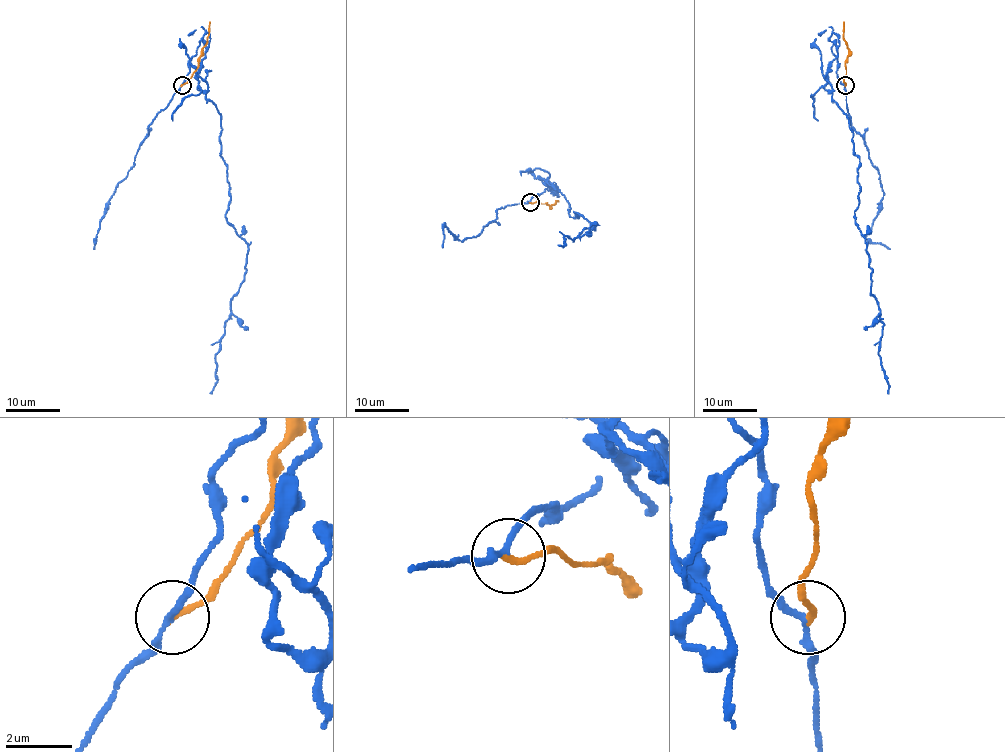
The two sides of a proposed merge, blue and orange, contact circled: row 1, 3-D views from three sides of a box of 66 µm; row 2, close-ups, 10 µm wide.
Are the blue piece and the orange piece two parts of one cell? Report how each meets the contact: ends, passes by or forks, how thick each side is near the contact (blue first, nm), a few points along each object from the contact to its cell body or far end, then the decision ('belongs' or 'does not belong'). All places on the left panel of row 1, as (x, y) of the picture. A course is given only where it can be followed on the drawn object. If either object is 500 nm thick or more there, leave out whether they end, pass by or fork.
blue passes by; orange ends there; 150 nm thick on the blue side, 200 nm on the other; blue runs (181, 85), (202, 41), (198, 84), (220, 116), (226, 221), (247, 245), (245, 280), (231, 300), (210, 393); orange runs (181, 85), (196, 69), (210, 22); does not belong

